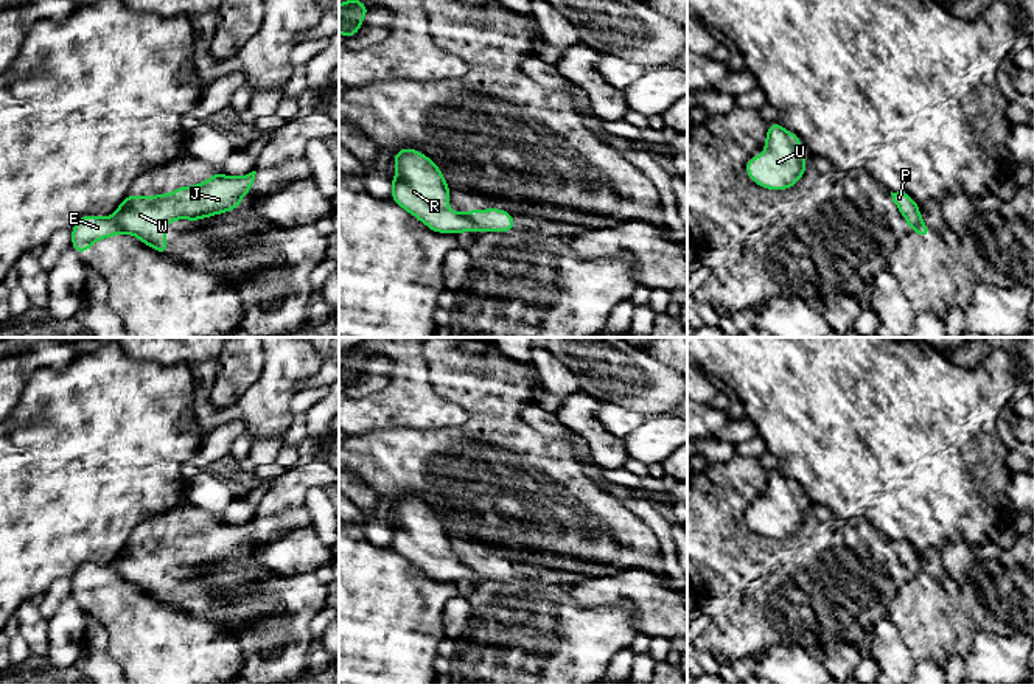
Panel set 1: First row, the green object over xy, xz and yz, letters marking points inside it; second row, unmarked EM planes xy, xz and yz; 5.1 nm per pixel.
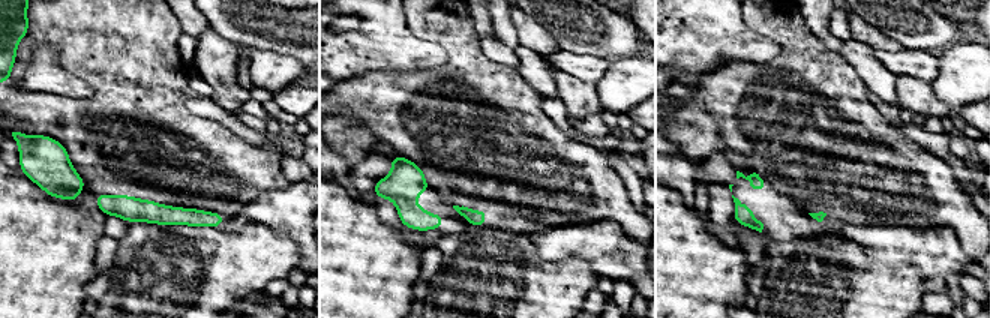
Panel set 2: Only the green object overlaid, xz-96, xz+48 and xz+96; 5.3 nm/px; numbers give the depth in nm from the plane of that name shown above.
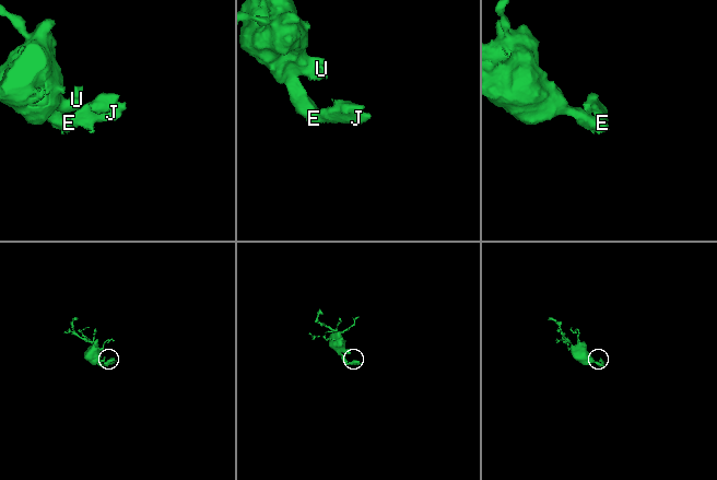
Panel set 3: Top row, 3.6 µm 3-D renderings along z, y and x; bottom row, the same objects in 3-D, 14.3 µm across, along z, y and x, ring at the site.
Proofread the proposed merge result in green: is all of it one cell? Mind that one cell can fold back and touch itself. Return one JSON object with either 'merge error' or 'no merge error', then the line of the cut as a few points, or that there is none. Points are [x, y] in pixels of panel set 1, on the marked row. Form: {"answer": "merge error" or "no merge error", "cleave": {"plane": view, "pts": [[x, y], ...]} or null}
{"answer": "merge error", "cleave": {"plane": "xz", "pts": [[459, 213], [484, 232]]}}

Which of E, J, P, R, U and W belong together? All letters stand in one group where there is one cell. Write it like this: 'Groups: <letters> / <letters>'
Groups: E R U / J P W

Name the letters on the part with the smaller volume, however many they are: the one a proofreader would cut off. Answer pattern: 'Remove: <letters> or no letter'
Remove: J, P, W

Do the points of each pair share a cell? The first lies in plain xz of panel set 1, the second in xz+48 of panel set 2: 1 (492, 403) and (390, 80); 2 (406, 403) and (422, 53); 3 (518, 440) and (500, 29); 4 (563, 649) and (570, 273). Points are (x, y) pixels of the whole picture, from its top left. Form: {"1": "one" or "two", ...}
{"1": "one", "2": "one", "3": "two", "4": "one"}

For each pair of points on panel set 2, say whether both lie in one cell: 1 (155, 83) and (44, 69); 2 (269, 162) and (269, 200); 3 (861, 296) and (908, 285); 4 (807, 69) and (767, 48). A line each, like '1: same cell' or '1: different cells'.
1: different cells
2: different cells
3: same cell
4: different cells

